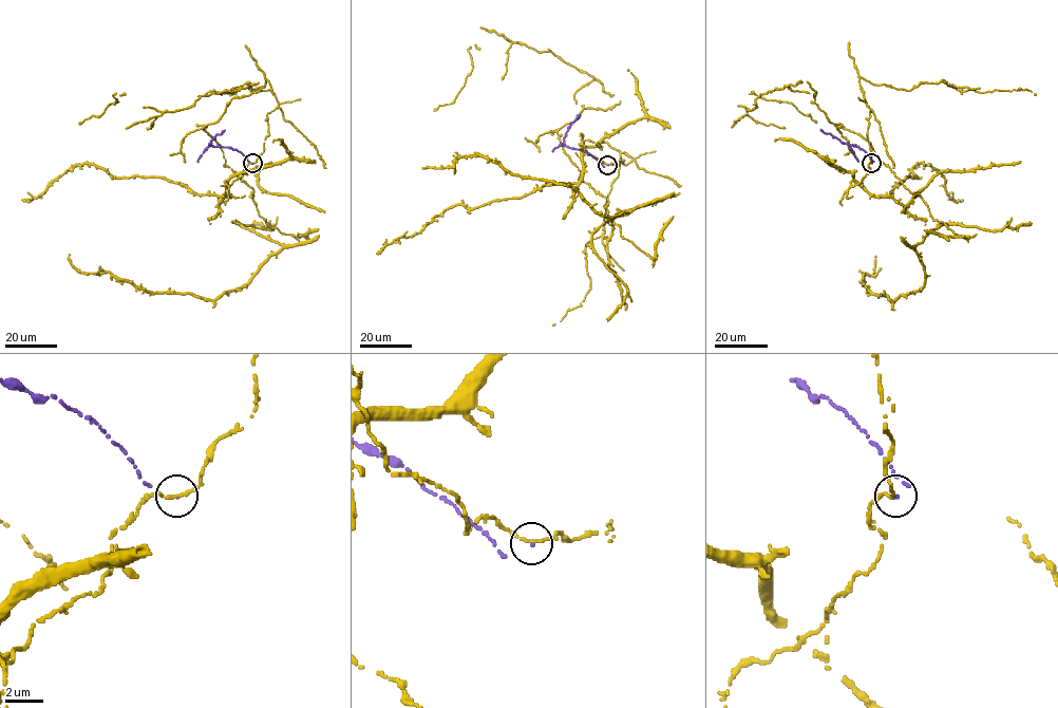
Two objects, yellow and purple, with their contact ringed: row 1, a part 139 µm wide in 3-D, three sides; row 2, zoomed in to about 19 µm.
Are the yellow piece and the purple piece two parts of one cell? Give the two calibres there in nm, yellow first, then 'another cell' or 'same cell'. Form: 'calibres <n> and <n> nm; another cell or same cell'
calibres 170 and 130 nm; same cell

